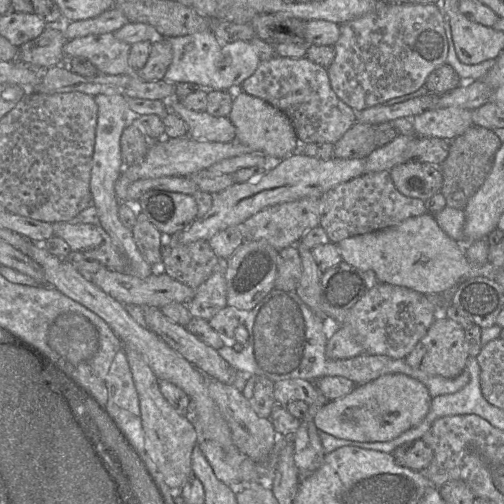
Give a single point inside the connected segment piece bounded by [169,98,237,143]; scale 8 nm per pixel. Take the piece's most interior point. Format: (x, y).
(202, 126)

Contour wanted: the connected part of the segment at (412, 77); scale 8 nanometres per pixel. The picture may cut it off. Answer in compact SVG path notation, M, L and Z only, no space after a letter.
M441 3L380 4L374 11L341 24L340 36L334 44L336 55L328 67L331 88L355 112L416 91L425 84L431 72L447 61L448 41L444 17Z

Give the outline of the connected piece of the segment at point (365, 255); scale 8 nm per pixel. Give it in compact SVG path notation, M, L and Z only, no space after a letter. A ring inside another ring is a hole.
M429 213L407 218L381 230L348 237L336 245L343 261L363 271L373 272L378 282L404 286L425 295L449 294L450 291L454 293L456 288L467 279L478 276L495 278L498 270L502 270L489 262L484 265L470 263L465 255L464 245L450 238Z

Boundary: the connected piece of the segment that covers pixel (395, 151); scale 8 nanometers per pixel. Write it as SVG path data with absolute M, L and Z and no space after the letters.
M415 134L398 135L390 143L377 147L365 159L365 172L389 171L396 165L404 163L404 152Z

